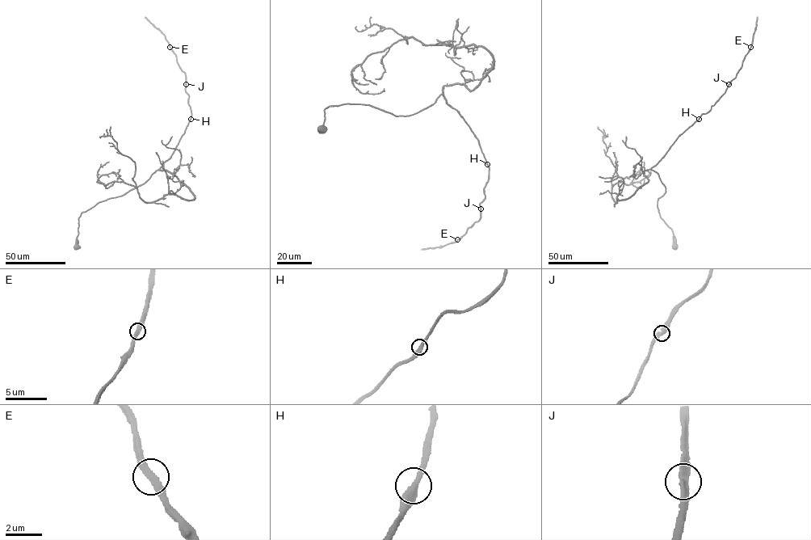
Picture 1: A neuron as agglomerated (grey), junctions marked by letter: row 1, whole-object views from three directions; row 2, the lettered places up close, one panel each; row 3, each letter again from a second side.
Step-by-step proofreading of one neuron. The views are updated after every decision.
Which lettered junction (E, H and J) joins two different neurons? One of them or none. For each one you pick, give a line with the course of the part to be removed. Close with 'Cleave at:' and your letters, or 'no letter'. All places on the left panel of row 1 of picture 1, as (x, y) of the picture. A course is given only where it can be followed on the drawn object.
Cleave at: no letter

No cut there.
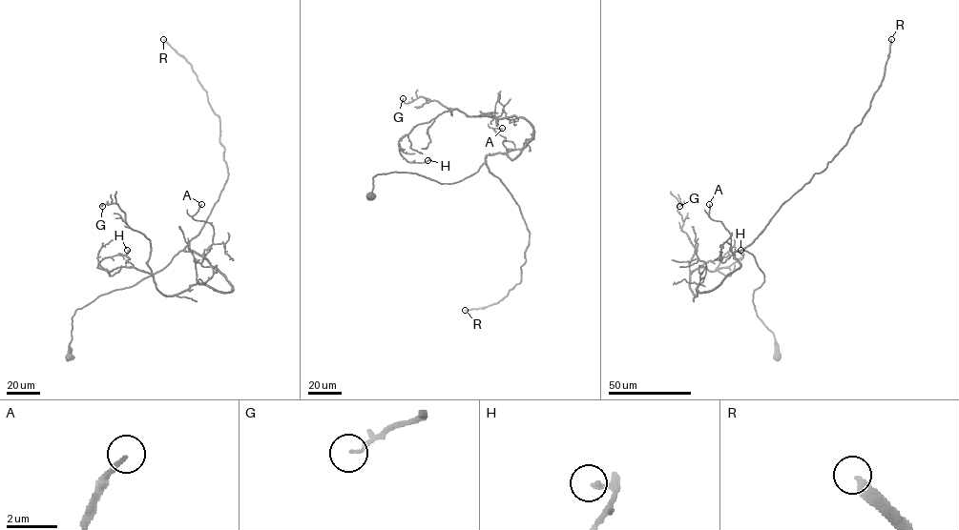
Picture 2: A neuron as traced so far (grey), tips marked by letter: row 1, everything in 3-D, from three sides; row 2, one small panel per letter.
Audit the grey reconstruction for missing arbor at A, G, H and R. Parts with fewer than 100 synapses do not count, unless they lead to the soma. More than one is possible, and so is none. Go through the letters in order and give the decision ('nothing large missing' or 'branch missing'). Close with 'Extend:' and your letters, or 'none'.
A: nothing large missing
G: nothing large missing
H: nothing large missing
R: branch missing
Extend: R

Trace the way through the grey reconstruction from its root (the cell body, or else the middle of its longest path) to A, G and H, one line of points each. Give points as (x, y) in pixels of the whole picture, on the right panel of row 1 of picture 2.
A: (776, 356), (774, 335), (753, 301), (763, 275), (751, 254), (732, 254), (729, 232), (710, 217), (709, 204)
G: (776, 356), (753, 303), (764, 281), (755, 257), (735, 251), (740, 266), (696, 295), (679, 206)
H: (776, 356), (751, 254), (735, 251), (716, 288), (690, 287), (740, 250)

